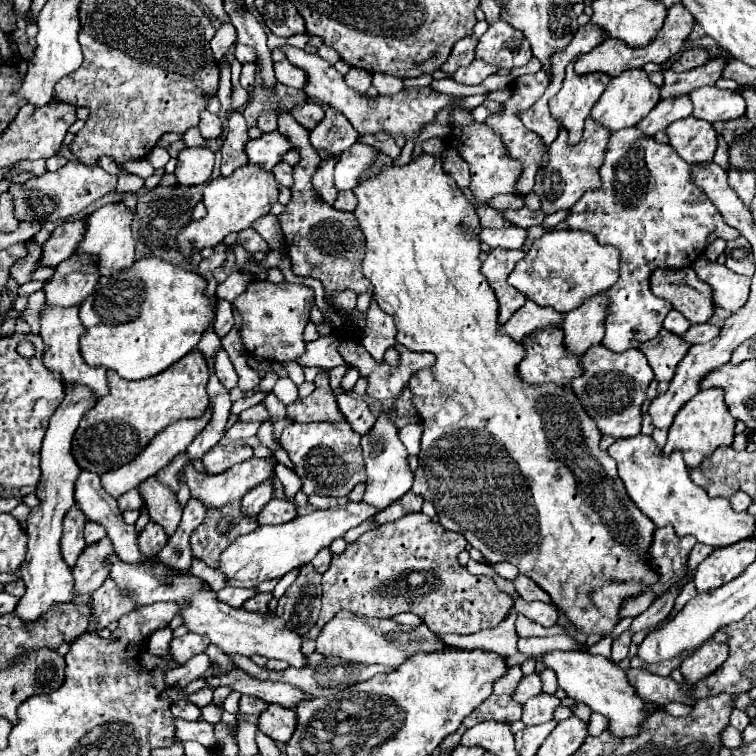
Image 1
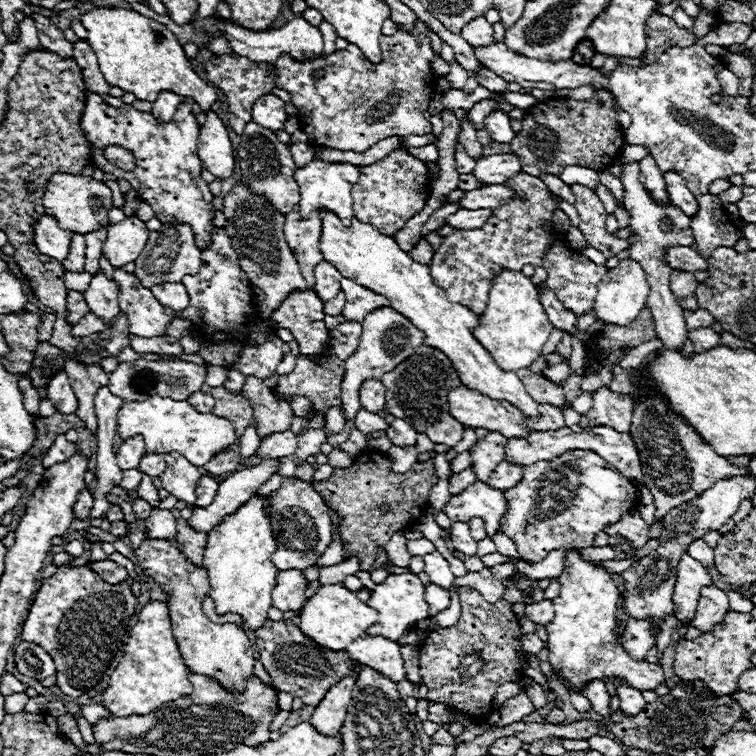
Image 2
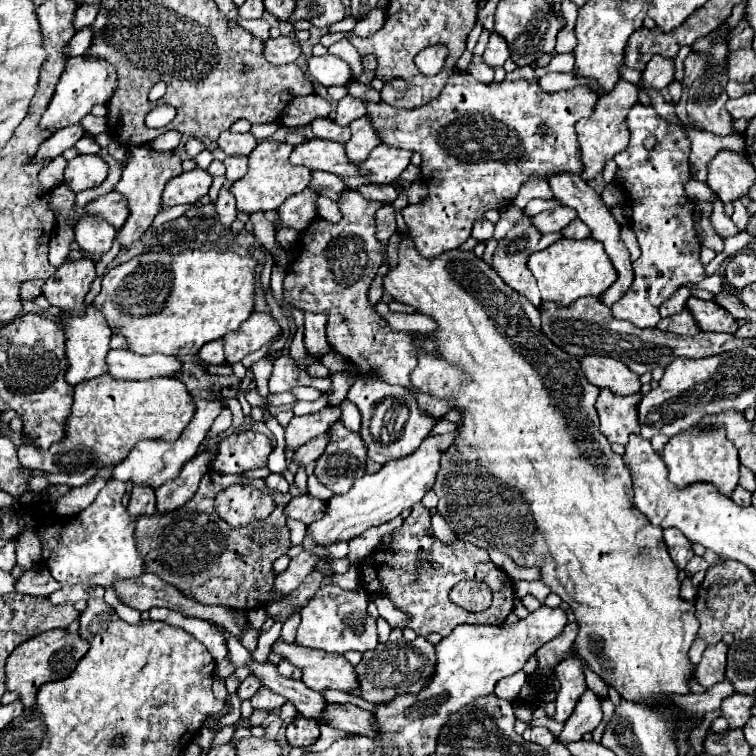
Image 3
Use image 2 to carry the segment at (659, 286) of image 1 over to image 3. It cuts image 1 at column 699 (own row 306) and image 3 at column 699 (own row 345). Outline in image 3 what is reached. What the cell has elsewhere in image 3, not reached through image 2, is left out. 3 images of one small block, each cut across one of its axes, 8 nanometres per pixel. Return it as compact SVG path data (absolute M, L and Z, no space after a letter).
M692 296L686 302L686 306L702 330L708 330L708 332L736 332L738 330L736 320L724 308L720 308L714 300L706 302Z

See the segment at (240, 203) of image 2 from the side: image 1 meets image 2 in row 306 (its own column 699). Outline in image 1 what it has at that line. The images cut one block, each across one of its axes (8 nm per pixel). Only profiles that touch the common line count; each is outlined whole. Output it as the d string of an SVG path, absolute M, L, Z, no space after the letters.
M698 262L694 270L700 276L700 280L712 286L716 306L728 312L736 312L748 302L750 278L738 276L732 270L728 270L724 264L718 264L718 262Z

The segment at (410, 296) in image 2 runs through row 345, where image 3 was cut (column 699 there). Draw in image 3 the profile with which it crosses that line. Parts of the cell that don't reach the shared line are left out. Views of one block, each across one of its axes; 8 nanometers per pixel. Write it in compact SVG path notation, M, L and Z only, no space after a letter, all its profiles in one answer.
M700 426L692 430L682 430L672 436L662 452L662 458L668 466L668 480L676 488L684 488L694 482L712 482L722 494L730 496L738 484L738 452L732 448L730 440L726 438L724 426Z

